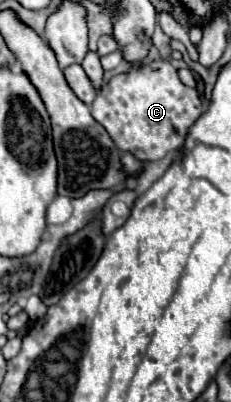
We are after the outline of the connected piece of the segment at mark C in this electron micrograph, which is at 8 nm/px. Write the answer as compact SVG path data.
M153 60L141 70L129 70L111 78L91 104L91 114L109 132L119 150L133 152L147 162L147 170L136 188L142 194L165 173L171 158L178 154L191 126L201 116L201 100L195 88L179 80L177 70L167 60Z

